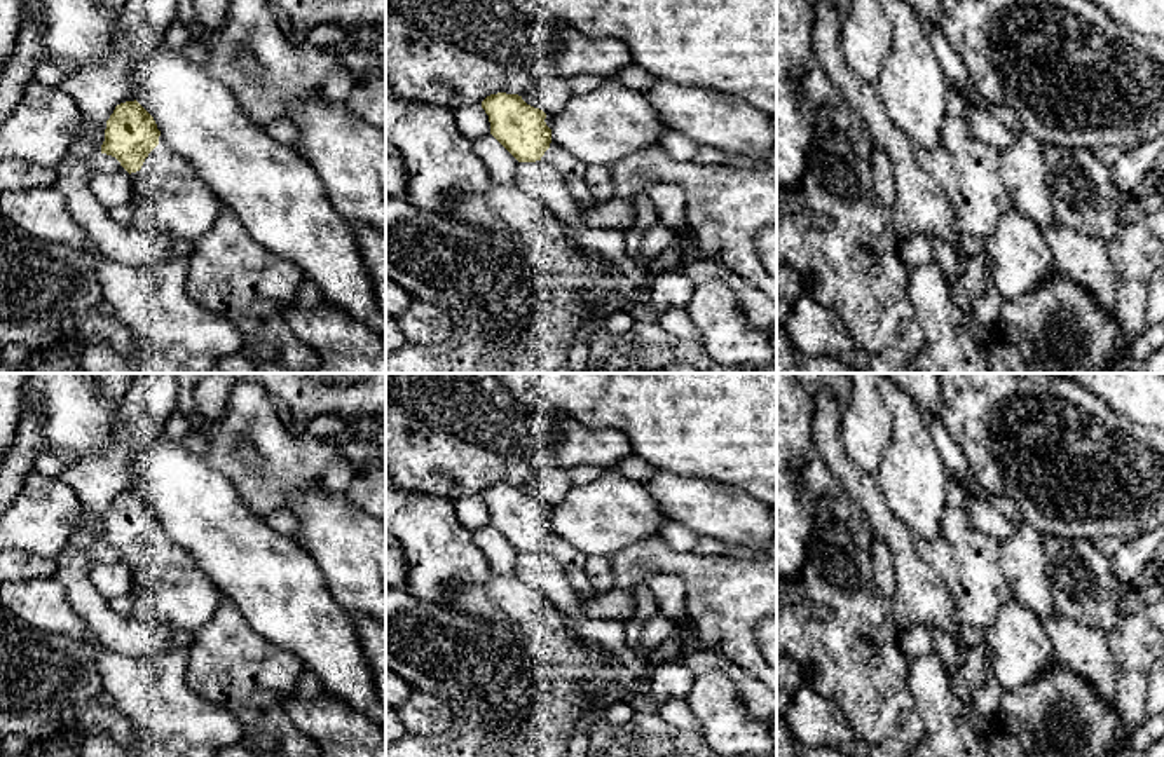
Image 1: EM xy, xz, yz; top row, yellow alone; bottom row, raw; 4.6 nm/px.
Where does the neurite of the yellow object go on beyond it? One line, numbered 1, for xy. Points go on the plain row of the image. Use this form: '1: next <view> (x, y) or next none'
1: next xy (163, 553)

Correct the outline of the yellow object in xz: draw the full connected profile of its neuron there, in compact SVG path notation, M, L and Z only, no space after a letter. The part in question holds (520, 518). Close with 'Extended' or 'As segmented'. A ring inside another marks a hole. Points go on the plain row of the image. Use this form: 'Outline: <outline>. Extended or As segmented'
Outline: M497 483L482 492L490 525L518 551L551 555L565 570L574 593L597 597L590 581L590 558L565 542L551 527L553 508L527 495L518 485Z. Extended

